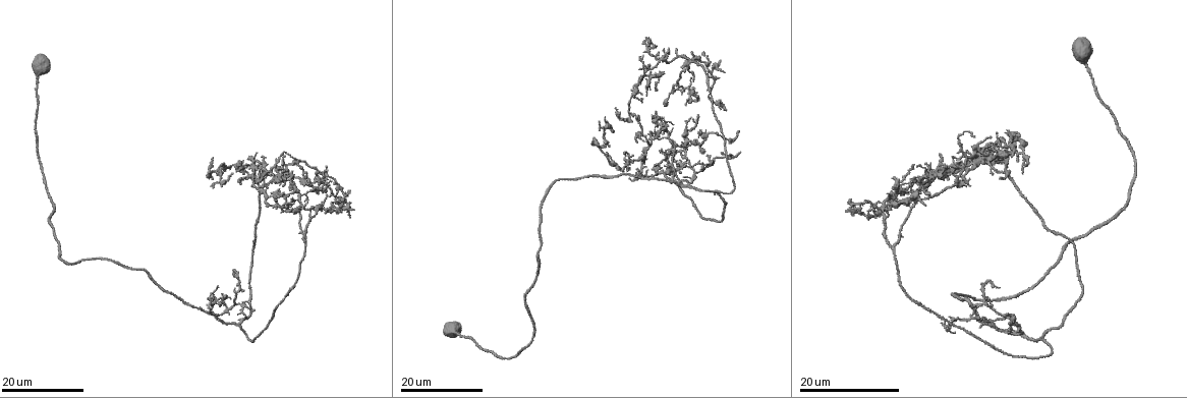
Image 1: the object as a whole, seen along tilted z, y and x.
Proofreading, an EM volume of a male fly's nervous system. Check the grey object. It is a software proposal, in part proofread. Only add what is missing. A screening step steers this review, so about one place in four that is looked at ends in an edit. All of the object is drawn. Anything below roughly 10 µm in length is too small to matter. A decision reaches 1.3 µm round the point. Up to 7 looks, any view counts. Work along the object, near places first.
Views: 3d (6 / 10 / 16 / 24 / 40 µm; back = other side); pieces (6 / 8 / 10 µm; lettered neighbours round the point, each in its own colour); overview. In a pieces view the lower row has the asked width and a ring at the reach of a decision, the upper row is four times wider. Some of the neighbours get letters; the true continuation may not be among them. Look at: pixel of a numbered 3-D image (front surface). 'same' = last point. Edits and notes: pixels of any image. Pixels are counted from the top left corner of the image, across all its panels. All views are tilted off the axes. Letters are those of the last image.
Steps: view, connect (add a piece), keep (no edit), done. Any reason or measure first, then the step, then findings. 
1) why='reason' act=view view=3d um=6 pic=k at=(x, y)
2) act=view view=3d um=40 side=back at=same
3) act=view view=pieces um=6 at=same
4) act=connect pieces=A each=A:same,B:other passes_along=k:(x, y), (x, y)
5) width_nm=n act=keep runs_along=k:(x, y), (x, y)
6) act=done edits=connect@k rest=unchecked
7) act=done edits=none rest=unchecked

why='long arm stops here' act=view view=3d um=24 pic=1 at=(351, 191)

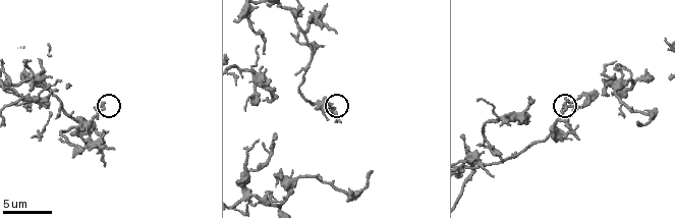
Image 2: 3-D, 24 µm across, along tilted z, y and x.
why='closer look' act=view view=3d um=10 pic=2 at=(105, 104)

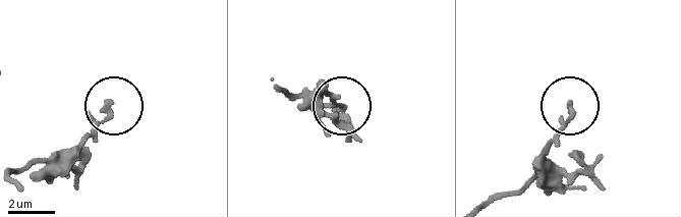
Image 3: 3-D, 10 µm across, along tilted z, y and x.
act=view view=pieces um=10 pic=3 at=(569, 107)

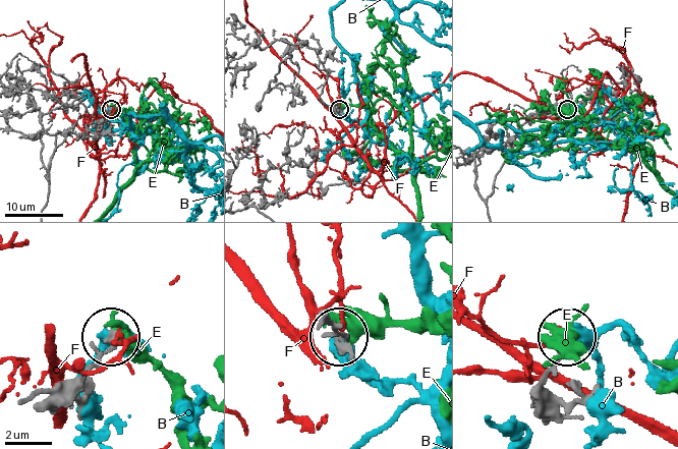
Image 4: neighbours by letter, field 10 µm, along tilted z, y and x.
act=keep each=B:other,E:other,F:other runs_along=4:(30, 399), (70, 387), (110, 339) found='no lettered piece goes on from it'

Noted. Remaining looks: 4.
why='an open end' act=view view=3d um=24 pic=1 at=(850, 203)

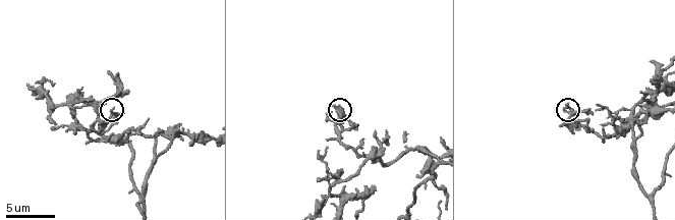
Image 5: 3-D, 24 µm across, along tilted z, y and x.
act=view view=pieces um=6 pic=5 at=(111, 110)

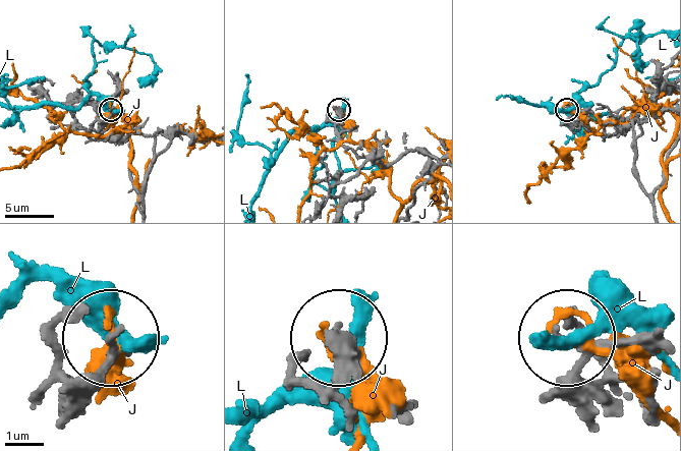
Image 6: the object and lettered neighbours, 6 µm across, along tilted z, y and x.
width_nm=160 act=keep each=J:other,L:other found='none of them fits'

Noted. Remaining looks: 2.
why='free end' act=view view=3d um=6 pic=5 at=(638, 119)

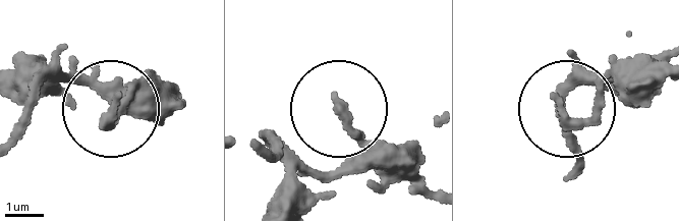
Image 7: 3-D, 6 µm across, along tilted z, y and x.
act=view view=pieces um=10 pic=7 at=(560, 102)

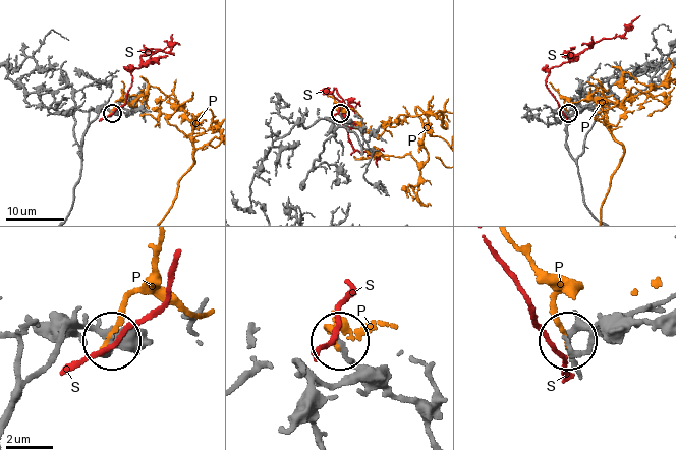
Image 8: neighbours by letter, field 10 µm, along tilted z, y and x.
width_nm=200 act=keep each=P:other,S:other runs_along=8:(298, 373), (344, 380), (355, 362), (341, 344) found='none of them fits'

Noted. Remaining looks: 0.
act=done edits=none rest=unchecked

